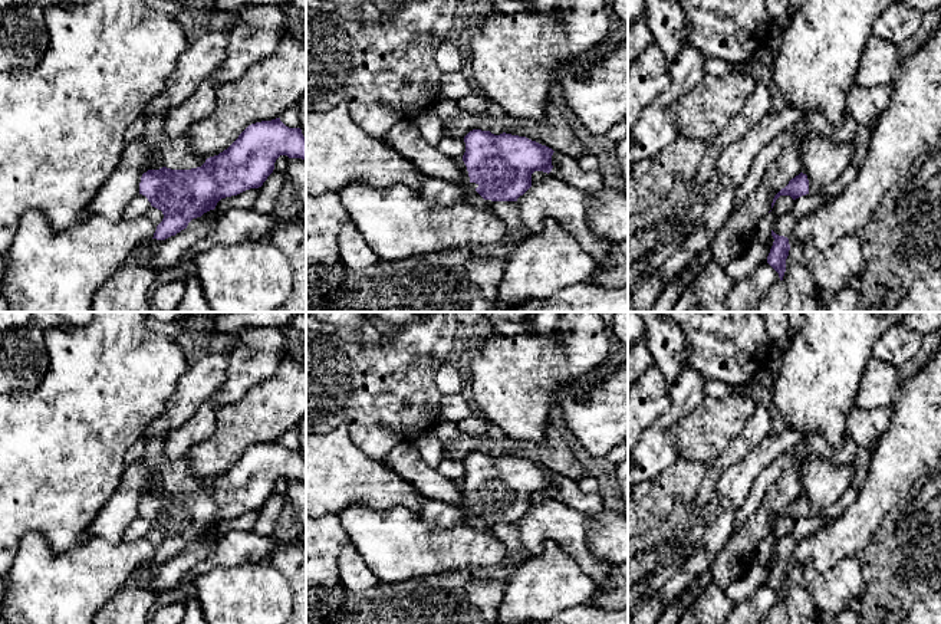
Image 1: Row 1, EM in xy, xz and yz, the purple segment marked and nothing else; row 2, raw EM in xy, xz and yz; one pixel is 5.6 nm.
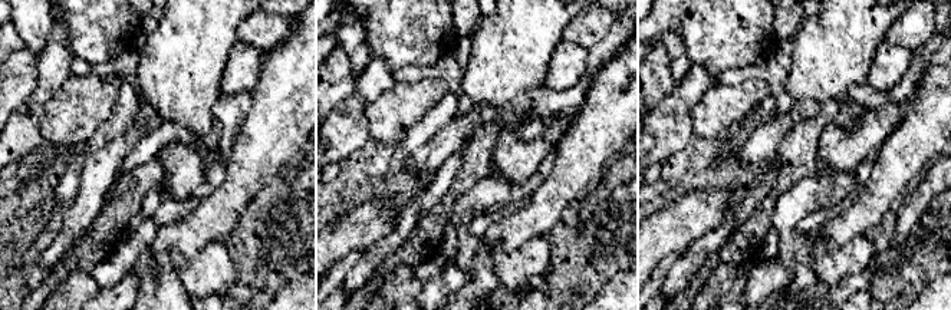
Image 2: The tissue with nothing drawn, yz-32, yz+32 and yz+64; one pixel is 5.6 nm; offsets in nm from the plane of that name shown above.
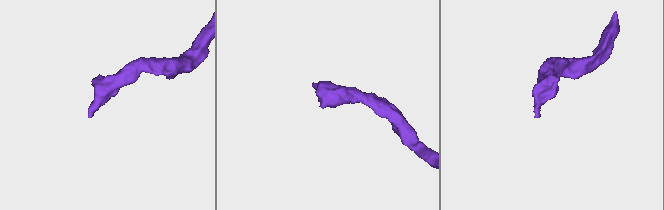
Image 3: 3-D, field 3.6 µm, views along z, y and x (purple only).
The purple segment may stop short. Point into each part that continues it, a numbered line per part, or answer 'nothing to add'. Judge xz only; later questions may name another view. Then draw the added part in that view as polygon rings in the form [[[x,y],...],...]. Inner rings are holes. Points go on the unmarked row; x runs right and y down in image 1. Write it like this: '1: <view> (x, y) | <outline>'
1: xz (470, 511) | [[[468,505],[468,506],[465,508],[464,515],[460,518],[460,520],[468,522],[470,518],[478,516],[478,515],[476,513],[477,509],[478,509],[478,506],[476,506],[476,505]]]

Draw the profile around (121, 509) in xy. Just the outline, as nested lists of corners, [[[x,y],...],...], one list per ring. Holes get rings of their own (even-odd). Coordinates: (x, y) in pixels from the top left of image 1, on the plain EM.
[[[144,460],[128,464],[118,489],[83,531],[78,543],[92,538],[99,538],[109,543],[121,542],[125,529],[139,516],[141,499],[148,493],[149,477],[149,470]]]

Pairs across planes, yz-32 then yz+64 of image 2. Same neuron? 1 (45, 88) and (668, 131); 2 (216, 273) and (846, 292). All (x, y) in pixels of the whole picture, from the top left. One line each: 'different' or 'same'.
1: same
2: different

